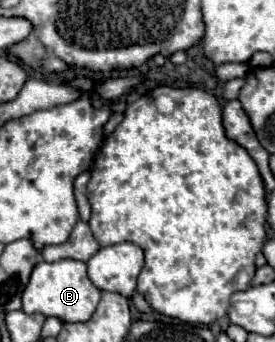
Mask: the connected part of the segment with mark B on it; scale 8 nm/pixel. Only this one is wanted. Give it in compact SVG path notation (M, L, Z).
M60 260L60 262L38 262L32 270L30 282L22 292L22 310L26 314L40 312L54 316L62 322L88 322L100 302L100 290L90 282L84 262Z

